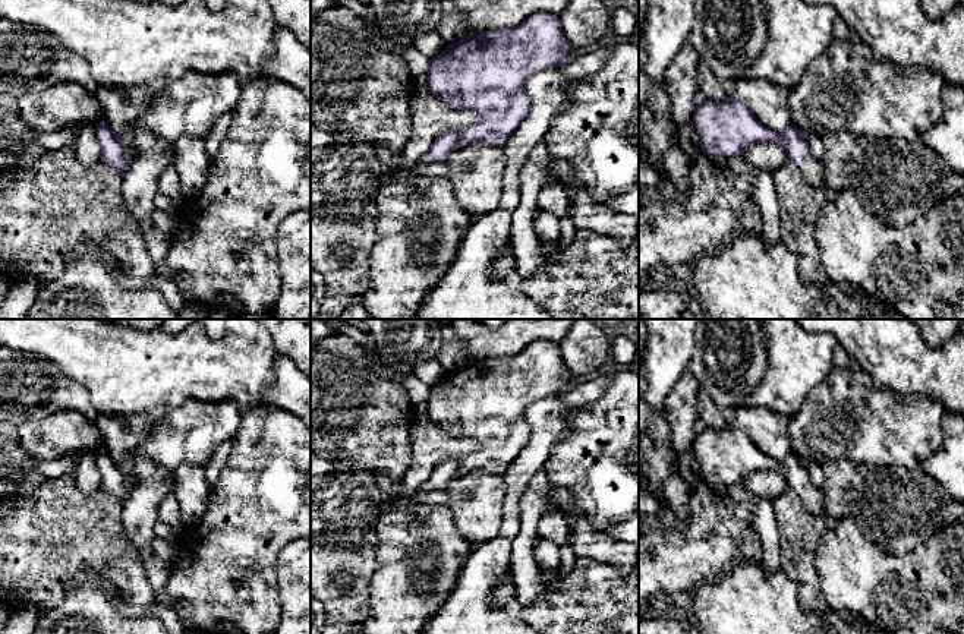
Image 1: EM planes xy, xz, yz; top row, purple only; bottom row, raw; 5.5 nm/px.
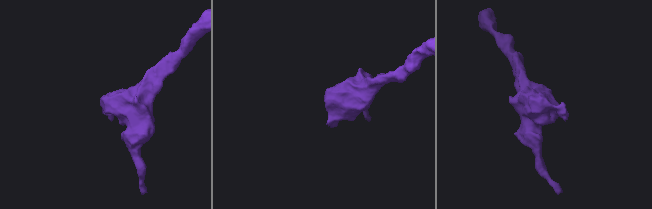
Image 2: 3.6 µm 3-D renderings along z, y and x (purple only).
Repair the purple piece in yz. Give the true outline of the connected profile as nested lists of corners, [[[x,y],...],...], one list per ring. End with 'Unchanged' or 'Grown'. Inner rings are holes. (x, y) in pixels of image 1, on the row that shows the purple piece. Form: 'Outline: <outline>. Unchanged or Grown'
Outline: [[[731,95],[721,102],[706,100],[696,105],[693,123],[706,155],[735,157],[754,143],[778,143],[810,186],[826,189],[823,163],[813,157],[807,138],[794,124],[784,132],[775,132]]]. Grown

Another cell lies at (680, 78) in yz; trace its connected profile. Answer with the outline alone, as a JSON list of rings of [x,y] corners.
[[[687,41],[665,72],[665,91],[671,100],[671,117],[681,127],[696,110],[696,75],[700,56]]]

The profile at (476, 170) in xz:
[[[473,142],[453,149],[445,164],[460,208],[475,223],[495,209],[503,195],[505,154],[501,146]]]

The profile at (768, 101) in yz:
[[[738,79],[724,83],[728,94],[743,104],[766,127],[784,132],[793,124],[790,113],[790,89],[765,79]]]

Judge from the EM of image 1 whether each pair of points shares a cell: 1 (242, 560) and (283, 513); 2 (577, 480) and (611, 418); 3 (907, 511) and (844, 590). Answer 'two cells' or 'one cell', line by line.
1: one cell
2: one cell
3: two cells

